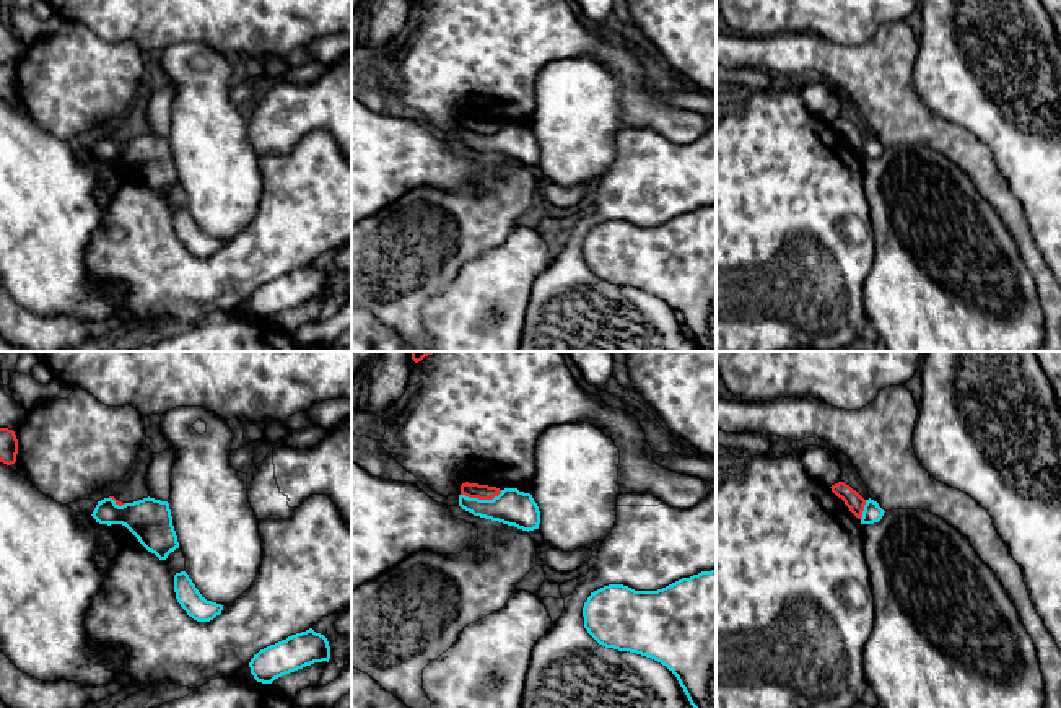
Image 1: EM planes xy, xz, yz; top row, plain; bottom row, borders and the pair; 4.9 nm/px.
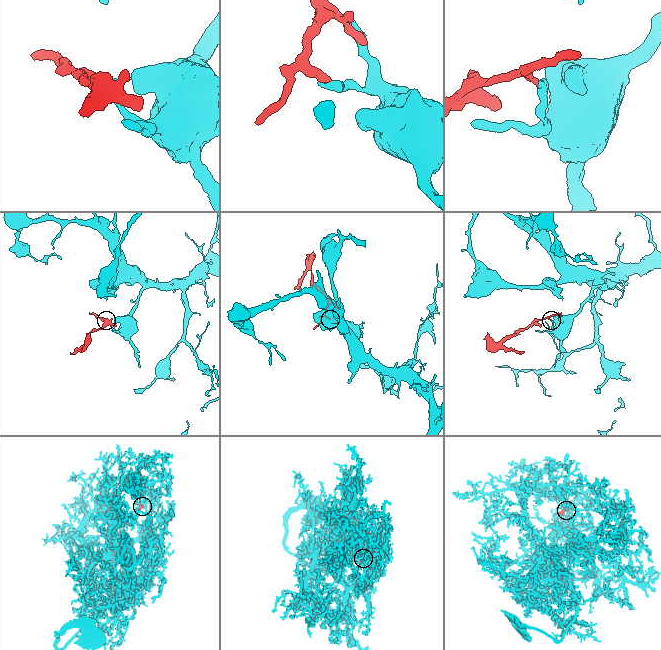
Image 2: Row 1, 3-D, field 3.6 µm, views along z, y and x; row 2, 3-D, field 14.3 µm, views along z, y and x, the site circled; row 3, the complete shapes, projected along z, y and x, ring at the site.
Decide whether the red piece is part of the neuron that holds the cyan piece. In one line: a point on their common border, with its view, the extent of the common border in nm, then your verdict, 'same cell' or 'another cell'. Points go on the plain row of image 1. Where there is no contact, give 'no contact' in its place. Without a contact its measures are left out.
xz (480, 135) | 200 nm | another cell

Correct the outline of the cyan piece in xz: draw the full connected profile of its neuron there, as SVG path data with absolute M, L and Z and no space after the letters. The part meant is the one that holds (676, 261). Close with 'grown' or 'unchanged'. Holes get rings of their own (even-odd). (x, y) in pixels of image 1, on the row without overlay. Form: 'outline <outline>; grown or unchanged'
outline M716 203L657 226L604 221L583 243L584 264L602 282L651 293L679 316L698 352L716 352Z; unchanged

